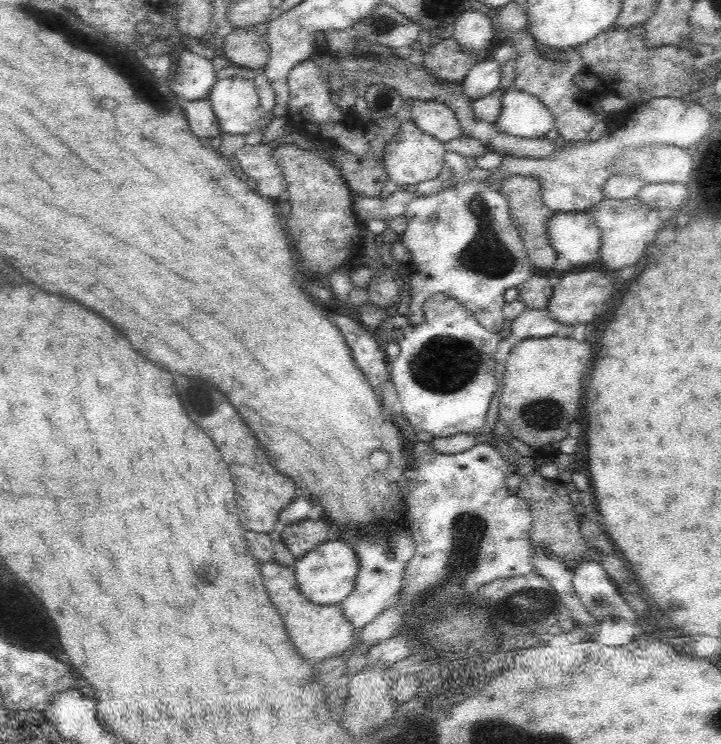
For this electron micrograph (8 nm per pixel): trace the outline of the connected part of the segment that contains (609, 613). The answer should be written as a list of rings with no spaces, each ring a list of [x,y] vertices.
[[[585,559],[574,569],[572,586],[595,620],[624,619],[636,622],[636,612],[618,592],[617,583],[599,560]]]

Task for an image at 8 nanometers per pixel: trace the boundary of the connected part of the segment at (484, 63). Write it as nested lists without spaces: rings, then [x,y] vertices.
[[[480,56],[480,60],[468,71],[461,83],[467,96],[476,100],[498,89],[500,81],[500,64],[491,57],[487,60]]]

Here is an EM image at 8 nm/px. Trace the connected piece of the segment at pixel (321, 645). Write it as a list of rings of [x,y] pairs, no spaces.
[[[276,561],[260,562],[259,569],[270,600],[284,621],[289,639],[297,652],[307,662],[315,663],[332,657],[342,656],[345,650],[354,648],[355,628],[346,620],[341,606],[317,605],[310,602],[299,589],[295,579],[295,565],[286,566]]]

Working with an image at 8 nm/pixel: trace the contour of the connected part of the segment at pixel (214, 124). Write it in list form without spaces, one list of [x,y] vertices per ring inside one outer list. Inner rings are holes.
[[[208,98],[184,102],[184,115],[188,121],[192,134],[198,138],[212,138],[222,135],[218,119],[214,114],[212,104]]]

